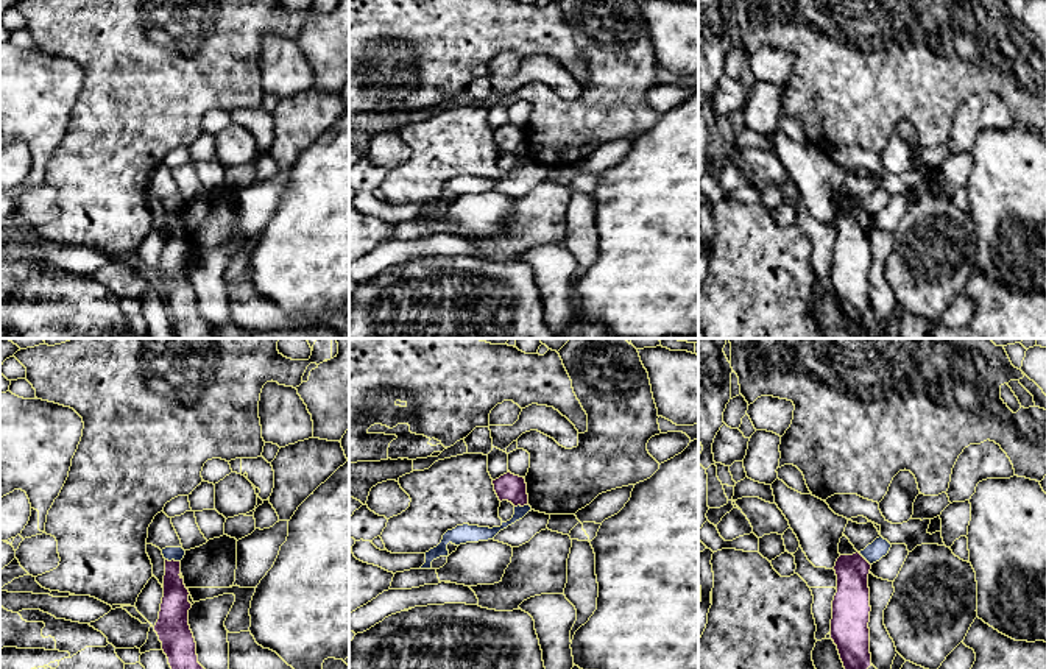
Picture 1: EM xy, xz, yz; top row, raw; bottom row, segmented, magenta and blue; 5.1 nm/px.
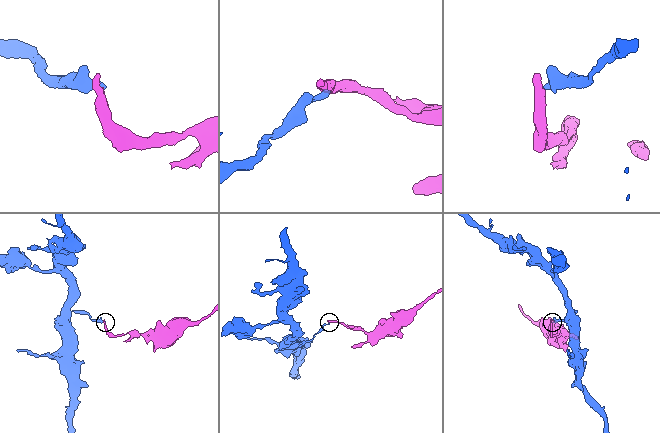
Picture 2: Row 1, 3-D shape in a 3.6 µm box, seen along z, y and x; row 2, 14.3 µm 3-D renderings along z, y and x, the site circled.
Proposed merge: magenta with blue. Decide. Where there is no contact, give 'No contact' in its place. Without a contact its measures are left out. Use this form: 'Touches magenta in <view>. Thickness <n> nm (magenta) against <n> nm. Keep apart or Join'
Touches magenta in xy. Thickness 150 nm (magenta) against 70 nm. Keep apart

